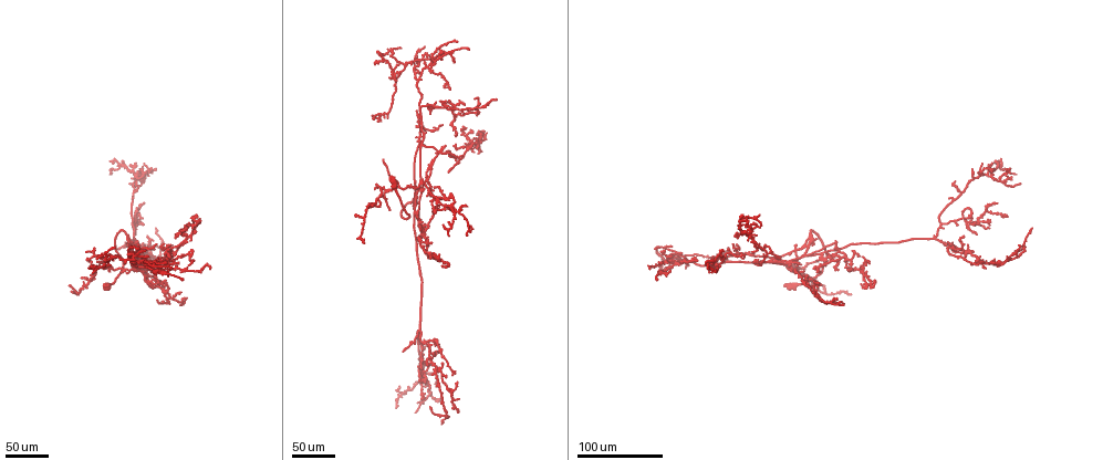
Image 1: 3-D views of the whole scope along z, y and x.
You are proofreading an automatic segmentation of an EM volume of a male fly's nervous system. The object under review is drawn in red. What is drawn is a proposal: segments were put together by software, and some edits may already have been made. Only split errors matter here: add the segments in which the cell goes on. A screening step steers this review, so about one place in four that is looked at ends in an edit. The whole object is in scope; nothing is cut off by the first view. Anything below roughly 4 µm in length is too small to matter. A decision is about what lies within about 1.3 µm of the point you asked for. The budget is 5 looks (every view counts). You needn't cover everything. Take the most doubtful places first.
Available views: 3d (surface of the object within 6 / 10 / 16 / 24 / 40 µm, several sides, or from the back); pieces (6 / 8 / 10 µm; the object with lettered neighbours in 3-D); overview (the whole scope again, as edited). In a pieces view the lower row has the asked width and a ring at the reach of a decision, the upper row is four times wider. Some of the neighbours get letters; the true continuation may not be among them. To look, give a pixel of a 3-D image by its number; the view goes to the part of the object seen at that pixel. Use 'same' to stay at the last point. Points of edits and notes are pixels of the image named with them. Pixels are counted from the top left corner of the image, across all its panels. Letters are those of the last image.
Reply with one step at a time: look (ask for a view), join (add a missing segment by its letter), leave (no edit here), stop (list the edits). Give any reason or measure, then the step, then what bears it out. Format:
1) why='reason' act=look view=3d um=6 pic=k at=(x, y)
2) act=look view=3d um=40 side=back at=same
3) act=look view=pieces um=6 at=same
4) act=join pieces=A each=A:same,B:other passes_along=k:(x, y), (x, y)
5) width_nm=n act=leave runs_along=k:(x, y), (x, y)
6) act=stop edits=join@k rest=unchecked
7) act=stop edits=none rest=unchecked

why='free end' act=look view=3d um=24 pic=1 at=(409, 65)

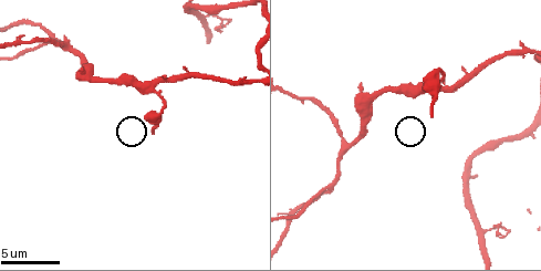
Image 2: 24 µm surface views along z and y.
why='what lies round it' act=look view=pieces um=10 pic=2 at=(431, 117)

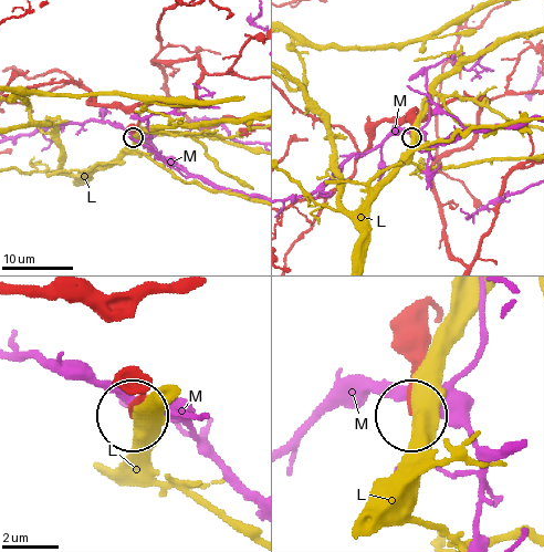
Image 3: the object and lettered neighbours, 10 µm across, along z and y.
act=leave each=L:other,M:other found='none of them fits'

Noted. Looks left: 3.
why='free end' act=look view=3d um=40 pic=1 at=(742, 256)

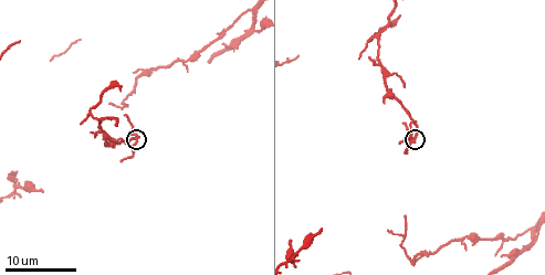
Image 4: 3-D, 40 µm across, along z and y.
why='what lies round it' act=look view=pieces um=8 pic=4 at=(406, 152)

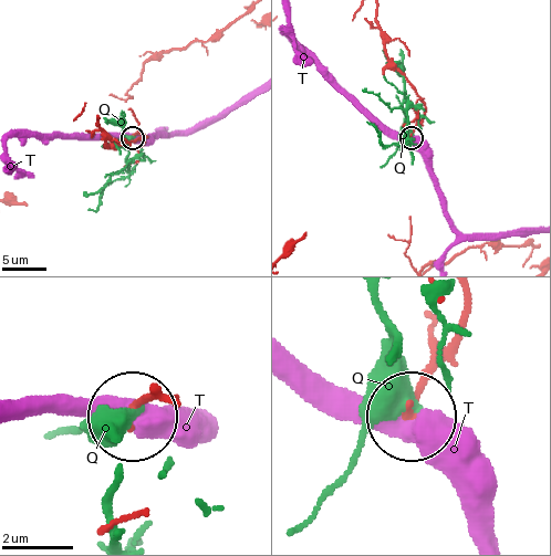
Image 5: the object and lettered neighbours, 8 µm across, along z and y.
width_nm=220 act=leave each=Q:other,T:other found='no lettered segment goes on from it'

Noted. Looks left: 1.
act=stop edits=none rest=unchecked

